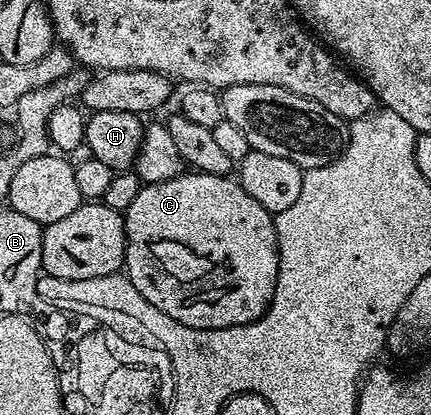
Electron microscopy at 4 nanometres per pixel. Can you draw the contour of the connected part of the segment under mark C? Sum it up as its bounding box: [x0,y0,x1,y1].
[124,171,278,329]

